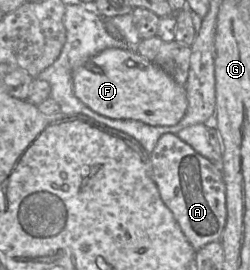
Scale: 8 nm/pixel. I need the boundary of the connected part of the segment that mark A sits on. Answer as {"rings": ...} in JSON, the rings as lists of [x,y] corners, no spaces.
{"rings":[[[173,133],[159,138],[150,160],[160,197],[195,251],[210,242],[220,241],[227,219],[222,171]]]}

